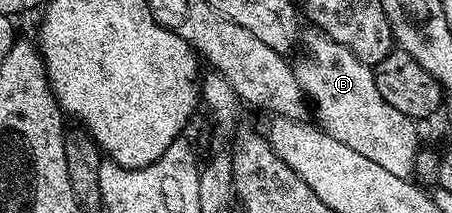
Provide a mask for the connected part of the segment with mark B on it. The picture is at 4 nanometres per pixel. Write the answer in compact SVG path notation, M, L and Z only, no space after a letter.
M311 28L308 31L308 34L306 31L301 38L303 55L300 56L299 63L295 62L293 67L296 80L313 107L313 114L315 110L316 116L319 117L317 122L323 133L333 136L333 140L341 140L341 144L353 148L353 152L361 152L361 156L381 164L385 172L393 172L393 176L411 178L415 172L415 158L421 147L419 134L415 131L416 123L393 108L381 96L377 84L374 83L375 72L372 67L357 60L357 56L353 56L353 52L345 48L345 44L337 44L337 40L330 38L323 30Z

